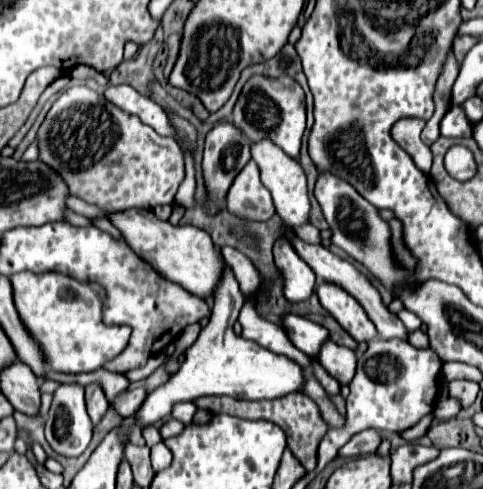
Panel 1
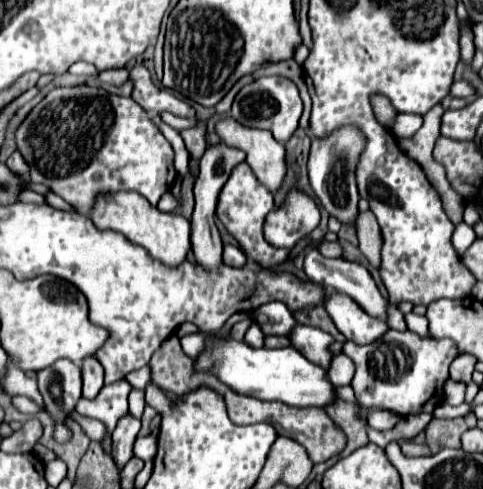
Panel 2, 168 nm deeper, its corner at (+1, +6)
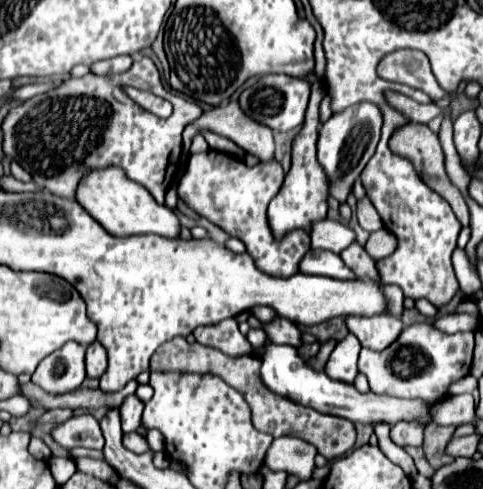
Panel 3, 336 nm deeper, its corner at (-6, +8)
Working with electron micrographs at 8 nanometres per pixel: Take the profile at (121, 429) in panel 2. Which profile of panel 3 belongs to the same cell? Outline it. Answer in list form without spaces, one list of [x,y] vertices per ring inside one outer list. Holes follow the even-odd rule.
[[[129,396],[125,400],[125,404],[121,404],[119,408],[121,412],[121,424],[123,424],[123,432],[135,432],[141,426],[141,414],[143,414],[143,402],[137,396]]]

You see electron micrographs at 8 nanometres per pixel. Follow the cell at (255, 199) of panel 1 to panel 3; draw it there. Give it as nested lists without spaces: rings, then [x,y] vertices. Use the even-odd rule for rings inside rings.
[[[207,150],[203,154],[193,154],[189,158],[187,170],[179,180],[179,198],[187,202],[197,214],[209,218],[213,224],[221,226],[229,236],[239,238],[255,264],[263,272],[273,276],[291,276],[299,272],[299,262],[309,252],[309,234],[304,230],[293,230],[284,238],[275,240],[267,224],[267,206],[277,196],[283,186],[283,168],[279,162],[257,166],[245,166],[241,160],[231,158],[225,152]]]

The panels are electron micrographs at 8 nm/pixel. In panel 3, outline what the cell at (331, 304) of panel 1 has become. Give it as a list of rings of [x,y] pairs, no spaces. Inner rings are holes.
[[[387,312],[375,316],[347,316],[345,324],[349,332],[359,338],[361,346],[371,350],[383,350],[403,330],[401,320]]]

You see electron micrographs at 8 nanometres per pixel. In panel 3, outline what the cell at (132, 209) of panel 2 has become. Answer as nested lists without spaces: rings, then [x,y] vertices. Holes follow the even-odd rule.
[[[101,168],[83,178],[77,188],[77,202],[113,236],[135,236],[135,234],[157,234],[163,238],[179,238],[181,222],[177,214],[155,202],[155,198],[139,184],[127,180],[121,168]]]

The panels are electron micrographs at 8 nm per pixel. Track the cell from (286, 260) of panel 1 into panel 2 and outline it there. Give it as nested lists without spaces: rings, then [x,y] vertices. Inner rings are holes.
[[[298,188],[288,190],[280,208],[264,220],[264,238],[276,248],[294,248],[300,238],[310,234],[320,222],[320,210],[308,194]]]

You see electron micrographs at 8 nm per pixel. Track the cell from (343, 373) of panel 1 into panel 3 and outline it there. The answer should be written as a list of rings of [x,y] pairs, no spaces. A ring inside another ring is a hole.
[[[275,318],[273,324],[265,326],[265,332],[269,334],[269,340],[275,344],[289,344],[295,348],[303,346],[301,330],[297,328],[295,322],[291,322],[287,318]]]

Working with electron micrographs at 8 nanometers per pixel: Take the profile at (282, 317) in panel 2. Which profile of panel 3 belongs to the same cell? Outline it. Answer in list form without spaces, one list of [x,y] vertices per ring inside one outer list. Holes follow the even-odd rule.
[[[255,306],[251,312],[253,312],[253,316],[259,318],[263,324],[269,324],[269,322],[277,316],[277,312],[275,312],[273,308],[269,308],[269,306]]]

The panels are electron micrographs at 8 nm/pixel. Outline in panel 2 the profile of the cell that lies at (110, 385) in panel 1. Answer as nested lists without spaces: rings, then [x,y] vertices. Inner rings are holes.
[[[144,366],[144,368],[140,368],[138,372],[129,373],[128,382],[130,382],[134,388],[144,390],[144,388],[146,388],[146,384],[150,384],[150,368],[148,368],[148,366]]]

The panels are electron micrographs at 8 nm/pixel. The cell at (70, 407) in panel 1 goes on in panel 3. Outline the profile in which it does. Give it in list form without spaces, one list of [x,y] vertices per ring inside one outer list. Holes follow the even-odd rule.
[[[67,342],[63,348],[59,348],[55,354],[47,356],[35,370],[31,382],[37,384],[39,388],[43,388],[45,392],[53,392],[53,394],[63,394],[63,392],[71,392],[75,388],[79,388],[85,380],[85,346],[75,344],[75,342]]]

